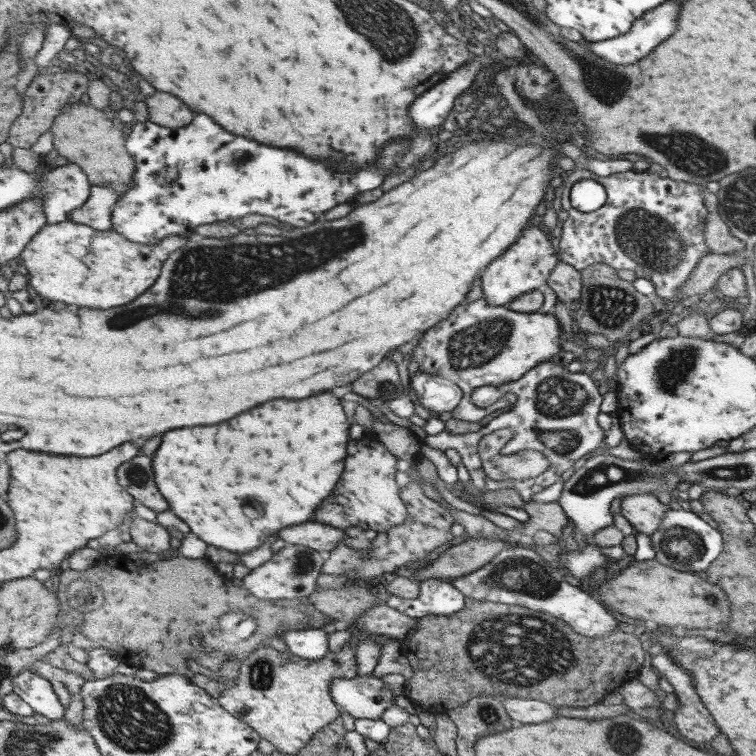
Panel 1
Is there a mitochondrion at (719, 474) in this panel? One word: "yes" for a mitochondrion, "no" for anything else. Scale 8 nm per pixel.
yes

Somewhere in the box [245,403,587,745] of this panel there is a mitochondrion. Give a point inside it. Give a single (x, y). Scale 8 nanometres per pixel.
(500, 663)

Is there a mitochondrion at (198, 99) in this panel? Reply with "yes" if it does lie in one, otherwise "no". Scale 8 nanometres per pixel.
no

